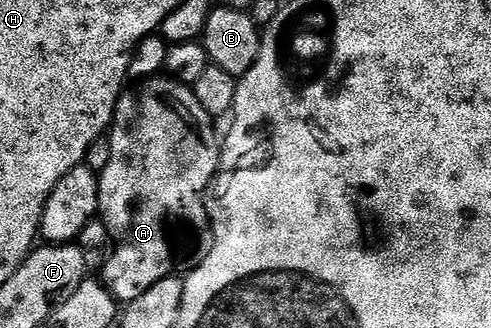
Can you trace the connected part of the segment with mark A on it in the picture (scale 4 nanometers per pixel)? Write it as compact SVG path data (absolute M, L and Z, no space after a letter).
M155 78L139 83L131 92L130 89L123 91L122 97L118 99L118 105L114 108L114 122L108 129L110 141L108 166L104 166L104 170L98 177L98 211L100 218L108 226L112 241L110 255L107 256L105 264L100 269L100 279L106 285L106 289L113 294L115 300L129 302L140 298L140 294L144 294L144 290L152 290L152 286L156 286L156 282L181 273L182 267L185 269L187 266L193 265L207 251L212 240L212 233L210 216L206 213L206 189L209 188L214 176L218 173L220 159L220 136L214 133L214 124L215 121L206 113L204 106L200 106L200 102L196 102L193 87L177 84L175 80L169 78Z

